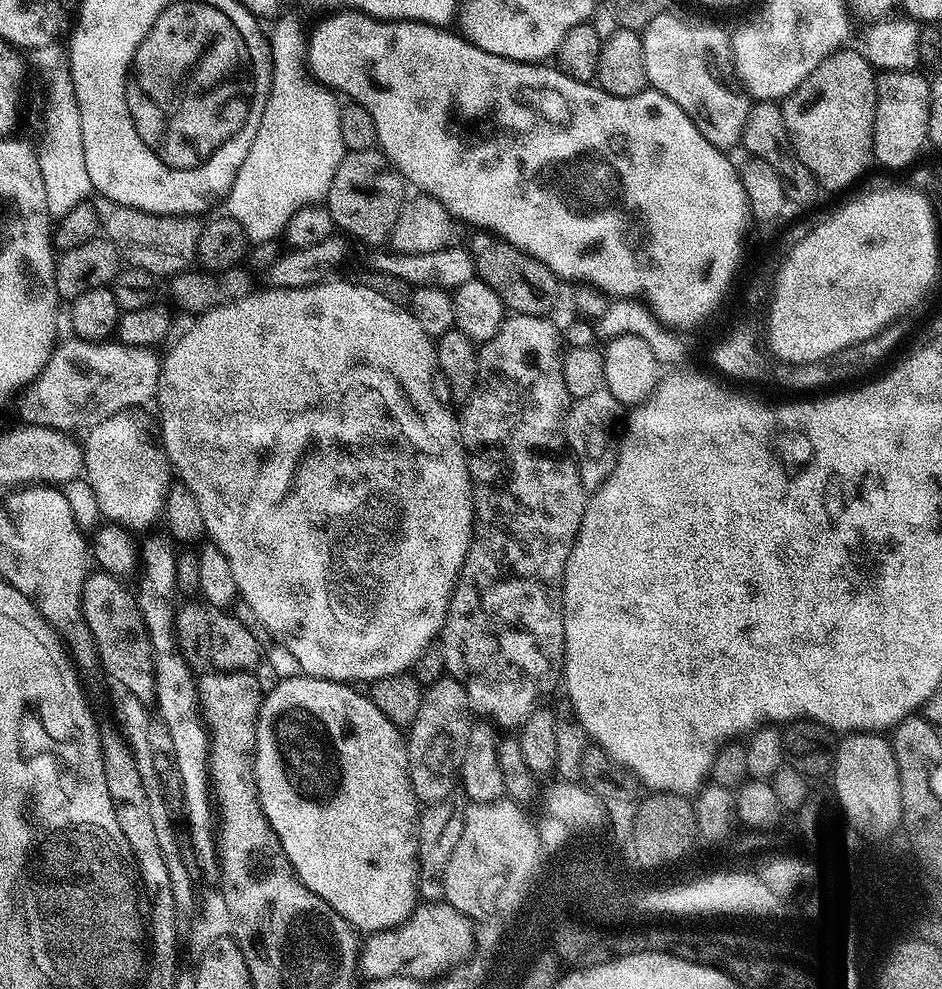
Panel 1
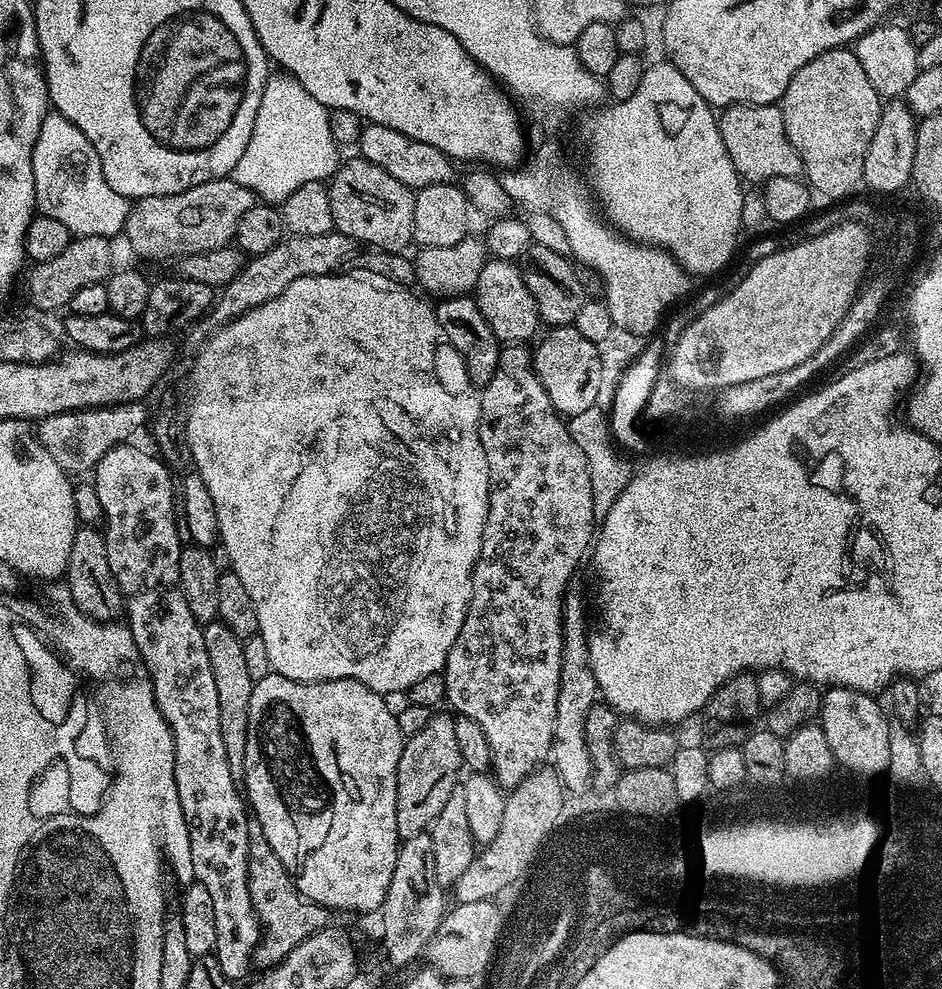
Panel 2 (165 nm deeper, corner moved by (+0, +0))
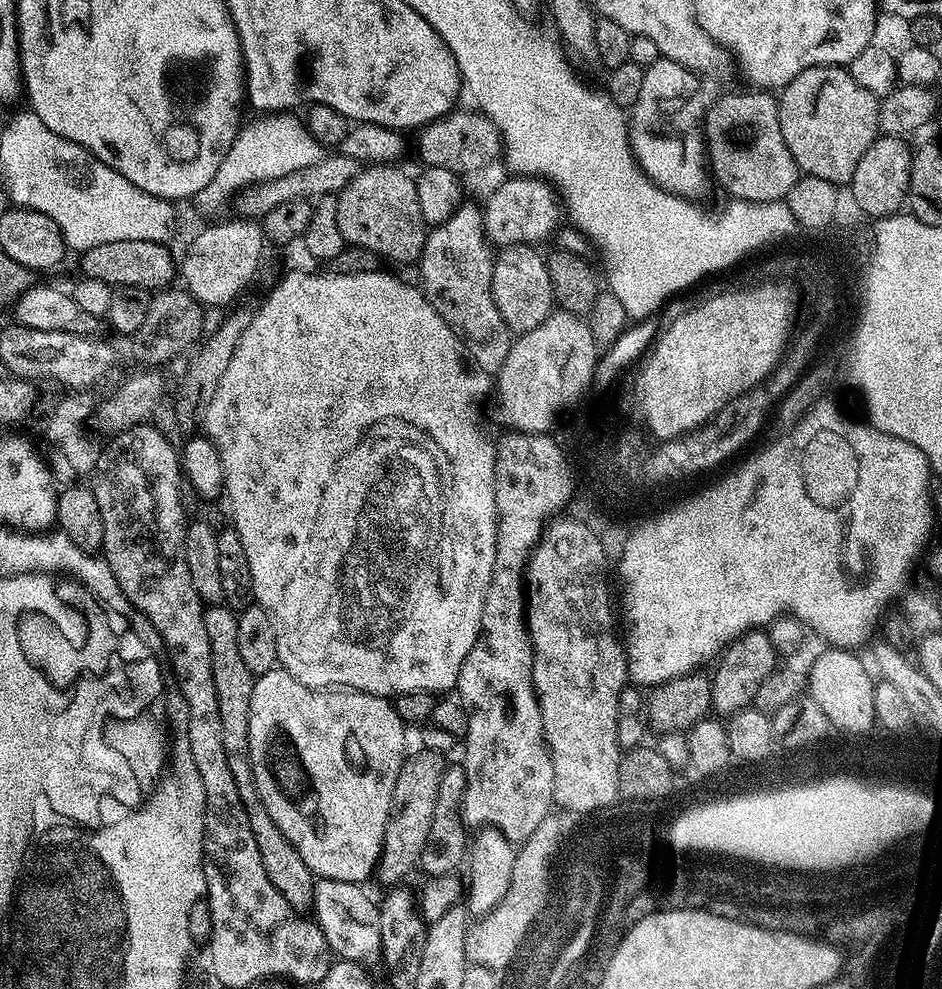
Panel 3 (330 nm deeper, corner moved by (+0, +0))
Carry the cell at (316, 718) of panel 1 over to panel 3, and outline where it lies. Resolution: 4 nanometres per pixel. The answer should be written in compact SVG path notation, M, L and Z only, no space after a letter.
M277 666L256 677L250 698L250 768L262 806L298 850L313 877L363 885L380 859L394 782L406 759L406 725L385 697L351 690L313 690Z

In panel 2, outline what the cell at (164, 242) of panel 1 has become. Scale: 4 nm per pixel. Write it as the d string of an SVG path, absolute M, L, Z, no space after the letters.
M231 178L211 180L169 196L142 196L129 207L122 236L123 239L128 239L133 254L141 256L144 260L179 262L186 256L206 254L210 250L229 247L236 239L238 222L242 222L242 214L246 214L246 210L250 210L253 203L252 191Z

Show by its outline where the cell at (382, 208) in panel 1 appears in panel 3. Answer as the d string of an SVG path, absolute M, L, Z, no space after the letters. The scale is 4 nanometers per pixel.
M387 163L365 167L336 196L338 230L342 230L345 245L374 250L385 261L411 264L419 261L424 251L426 225L418 206L415 179L400 168Z

